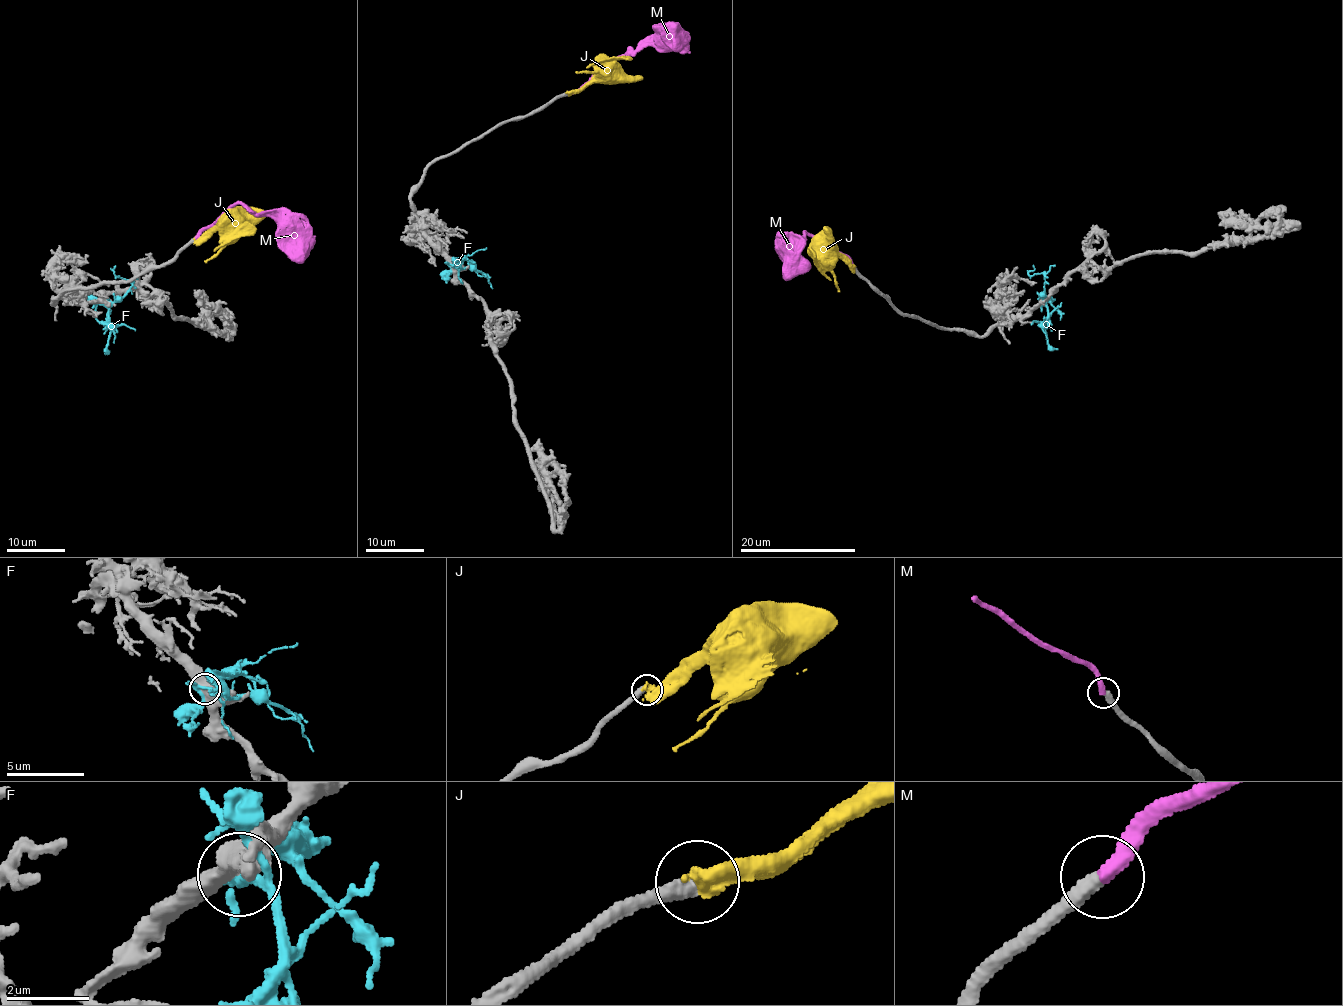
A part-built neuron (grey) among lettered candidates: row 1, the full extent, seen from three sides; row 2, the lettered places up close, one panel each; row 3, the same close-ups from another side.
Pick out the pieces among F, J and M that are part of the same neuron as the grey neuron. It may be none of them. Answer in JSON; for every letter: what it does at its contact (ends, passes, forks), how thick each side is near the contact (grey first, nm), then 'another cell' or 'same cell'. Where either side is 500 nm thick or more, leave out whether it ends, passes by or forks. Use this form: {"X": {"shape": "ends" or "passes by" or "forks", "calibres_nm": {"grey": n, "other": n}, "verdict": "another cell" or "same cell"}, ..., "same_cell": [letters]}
{"F": {"calibres_nm": {"grey": 550, "other": 200}, "verdict": "another cell"}, "J": {"shape": "ends", "calibres_nm": {"grey": 360, "other": 480}, "verdict": "another cell"}, "M": {"shape": "ends", "calibres_nm": {"grey": 360, "other": 380}, "verdict": "same cell"}, "same_cell": ["M"]}

